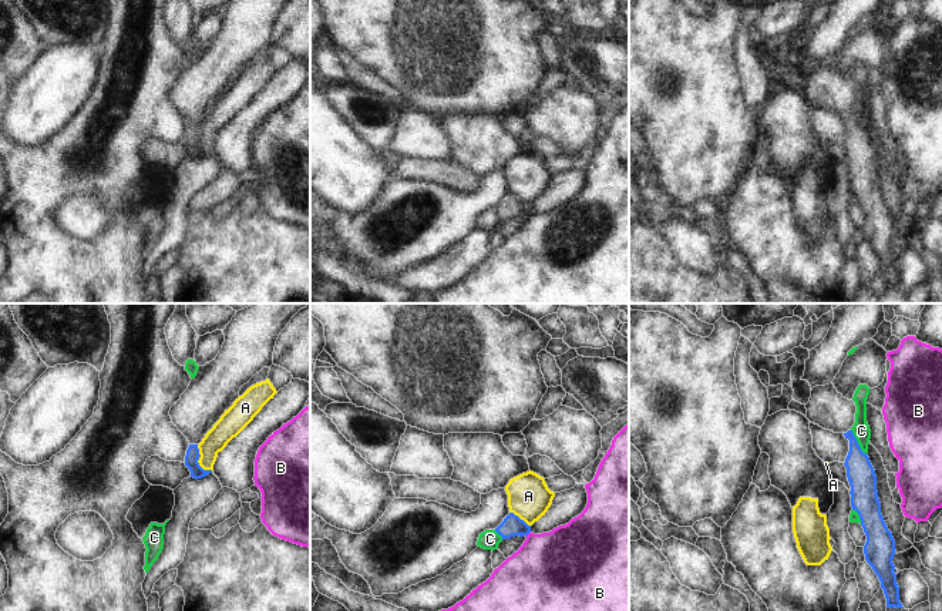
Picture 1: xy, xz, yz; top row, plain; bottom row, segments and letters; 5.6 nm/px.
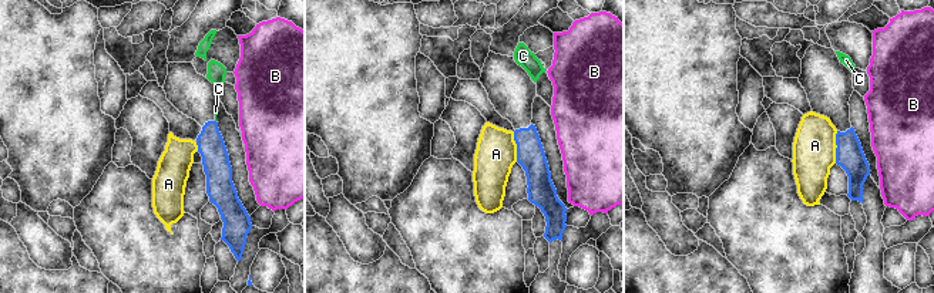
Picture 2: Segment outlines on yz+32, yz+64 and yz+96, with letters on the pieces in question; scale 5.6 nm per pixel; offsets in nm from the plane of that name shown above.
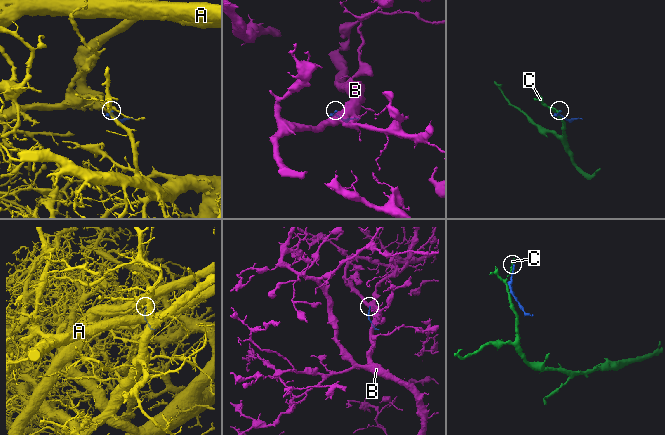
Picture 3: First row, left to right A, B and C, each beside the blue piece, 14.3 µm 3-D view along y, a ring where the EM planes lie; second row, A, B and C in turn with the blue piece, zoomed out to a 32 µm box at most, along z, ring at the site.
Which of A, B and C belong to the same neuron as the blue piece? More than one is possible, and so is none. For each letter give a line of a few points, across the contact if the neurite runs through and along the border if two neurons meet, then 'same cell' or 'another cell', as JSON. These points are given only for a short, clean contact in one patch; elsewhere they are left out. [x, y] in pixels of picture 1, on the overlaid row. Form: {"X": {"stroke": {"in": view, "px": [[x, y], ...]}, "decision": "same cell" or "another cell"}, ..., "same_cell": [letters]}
{"A": {"stroke": {"in": "xy", "px": [[197, 445], [198, 463], [204, 469], [212, 470]]}, "decision": "another cell"}, "B": {"stroke": {"in": "xz", "px": [[530, 531], [525, 536]]}, "decision": "another cell"}, "C": {"decision": "another cell"}, "same_cell": []}

